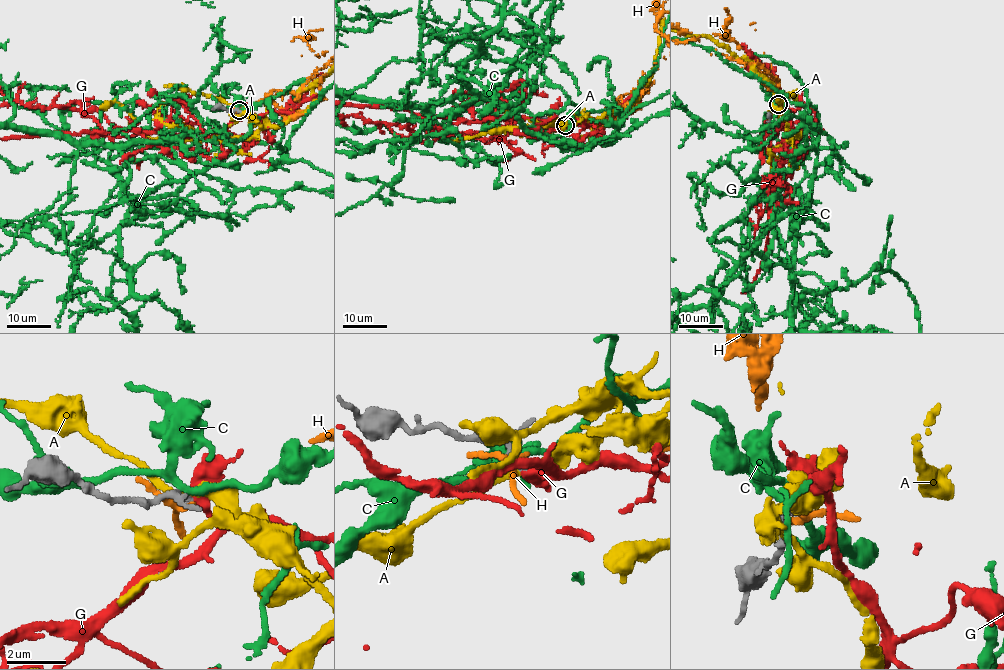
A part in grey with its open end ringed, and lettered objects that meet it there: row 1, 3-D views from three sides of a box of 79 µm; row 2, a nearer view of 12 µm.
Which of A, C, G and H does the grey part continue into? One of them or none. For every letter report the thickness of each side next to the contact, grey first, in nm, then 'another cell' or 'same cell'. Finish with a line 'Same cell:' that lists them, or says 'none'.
A: calibres 200 and 280 nm; another cell
C: calibres 220 and 240 nm; another cell
G: calibres 200 and 380 nm; same cell
H: calibres 190 and 200 nm; another cell
Same cell: G

